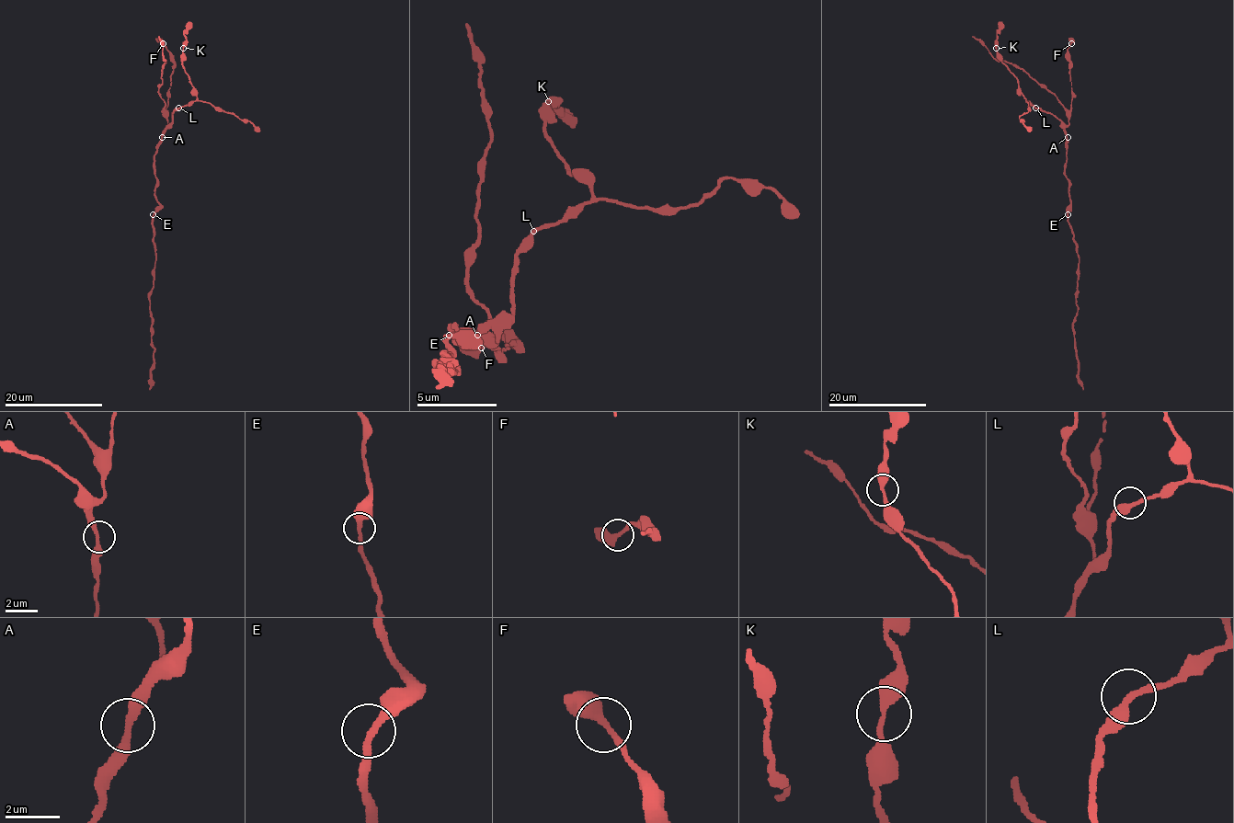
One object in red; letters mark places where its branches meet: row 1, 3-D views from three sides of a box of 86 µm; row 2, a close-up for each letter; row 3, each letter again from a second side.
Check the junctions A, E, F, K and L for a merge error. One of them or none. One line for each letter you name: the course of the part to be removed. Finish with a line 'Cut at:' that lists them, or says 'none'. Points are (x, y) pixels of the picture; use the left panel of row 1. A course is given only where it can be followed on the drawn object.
Cut at: none

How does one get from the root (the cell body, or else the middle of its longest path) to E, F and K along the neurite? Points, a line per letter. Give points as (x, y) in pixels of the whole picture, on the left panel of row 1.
E: (156, 183), (155, 197), (159, 208), (153, 214)
F: (156, 183), (154, 154), (162, 133), (167, 126), (166, 106), (174, 64), (174, 56), (163, 43)
K: (156, 183), (154, 154), (162, 133), (173, 120), (173, 112), (189, 105), (197, 97), (182, 65), (184, 49)

